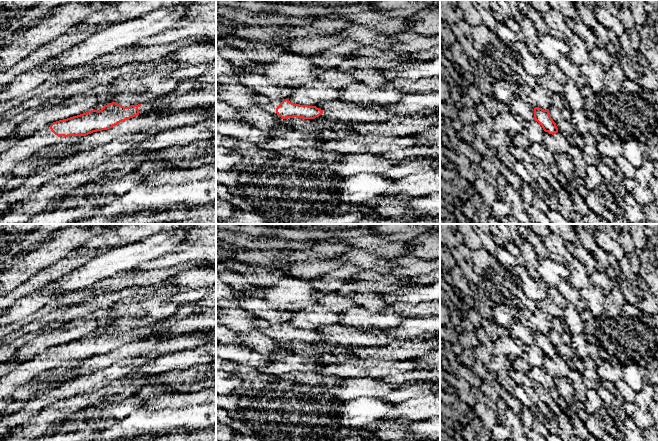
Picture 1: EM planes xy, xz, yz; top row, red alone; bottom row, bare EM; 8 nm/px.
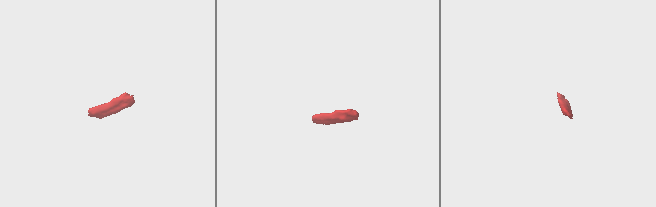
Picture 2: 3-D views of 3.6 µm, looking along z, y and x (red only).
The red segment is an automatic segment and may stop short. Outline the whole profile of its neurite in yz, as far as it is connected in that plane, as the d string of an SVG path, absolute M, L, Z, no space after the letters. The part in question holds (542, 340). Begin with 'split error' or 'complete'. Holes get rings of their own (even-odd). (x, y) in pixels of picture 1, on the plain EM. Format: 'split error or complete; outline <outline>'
complete; outline M535 331L534 332L534 343L542 350L545 356L548 356L549 358L552 358L552 359L558 356L556 347L550 341L548 334Z

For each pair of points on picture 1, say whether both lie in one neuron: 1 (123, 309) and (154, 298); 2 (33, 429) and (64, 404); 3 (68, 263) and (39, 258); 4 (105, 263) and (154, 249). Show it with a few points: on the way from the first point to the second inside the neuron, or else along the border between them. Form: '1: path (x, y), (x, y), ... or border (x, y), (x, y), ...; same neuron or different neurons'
1: path (131, 309), (138, 307), (146, 301); same neuron
2: path (41, 425), (56, 412); same neuron
3: border (68, 254), (36, 272); different neurons
4: path (117, 260), (142, 251); same neuron

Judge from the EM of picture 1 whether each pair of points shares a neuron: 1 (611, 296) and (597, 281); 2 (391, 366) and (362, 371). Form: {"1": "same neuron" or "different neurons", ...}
{"1": "same neuron", "2": "same neuron"}

